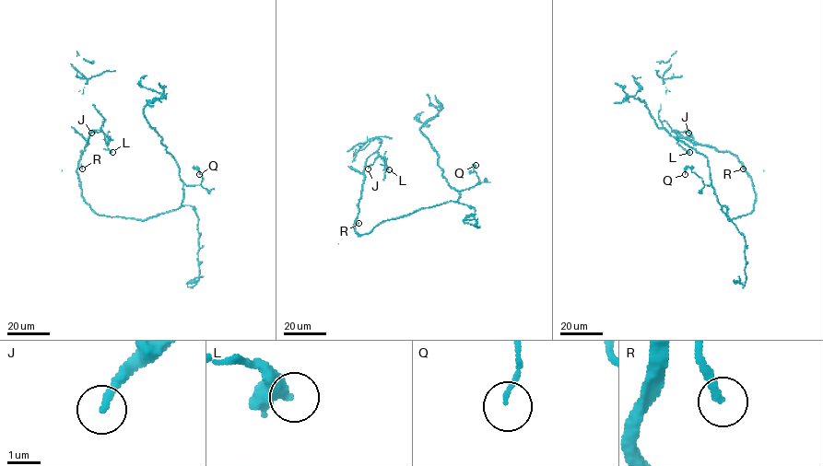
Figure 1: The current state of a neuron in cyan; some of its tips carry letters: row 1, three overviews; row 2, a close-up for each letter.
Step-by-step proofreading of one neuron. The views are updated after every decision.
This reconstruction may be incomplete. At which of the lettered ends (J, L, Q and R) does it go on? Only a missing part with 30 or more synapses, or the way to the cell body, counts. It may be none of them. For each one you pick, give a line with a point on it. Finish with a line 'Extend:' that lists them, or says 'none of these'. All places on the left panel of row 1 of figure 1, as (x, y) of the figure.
Extend: none of these

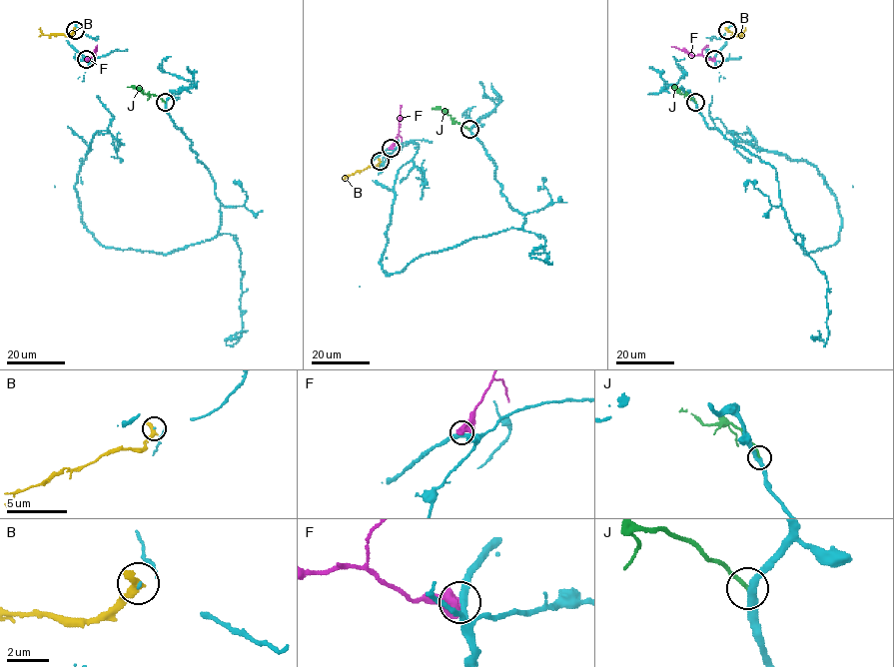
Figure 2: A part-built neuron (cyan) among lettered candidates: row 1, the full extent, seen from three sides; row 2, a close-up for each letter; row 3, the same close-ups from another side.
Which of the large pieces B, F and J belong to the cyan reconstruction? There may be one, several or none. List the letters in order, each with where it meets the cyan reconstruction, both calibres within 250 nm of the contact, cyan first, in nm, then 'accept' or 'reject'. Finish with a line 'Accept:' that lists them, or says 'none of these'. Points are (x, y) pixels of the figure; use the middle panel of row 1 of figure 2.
B: (380, 161) | 70/480 nm | reject
F: (391, 148) | 280/750 nm | reject
J: (469, 129) | 320/200 nm | accept
Accept: J

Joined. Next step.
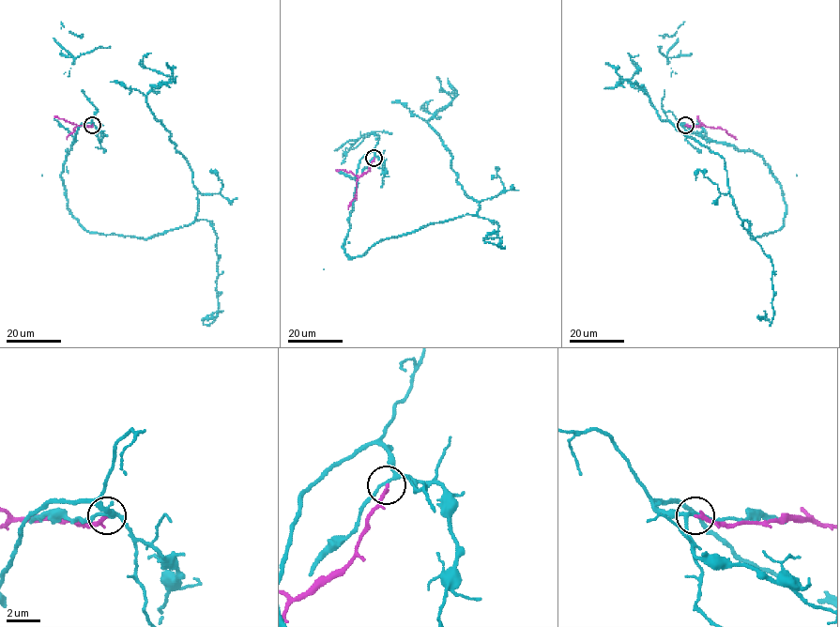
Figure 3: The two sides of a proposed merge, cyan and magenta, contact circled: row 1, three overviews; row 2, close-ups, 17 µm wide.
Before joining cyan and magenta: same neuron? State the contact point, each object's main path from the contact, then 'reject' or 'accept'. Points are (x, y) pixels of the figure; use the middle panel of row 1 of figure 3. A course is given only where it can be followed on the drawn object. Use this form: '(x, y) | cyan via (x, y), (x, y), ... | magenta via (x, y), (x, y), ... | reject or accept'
(374, 158) | cyan via (374, 159), (358, 168), (349, 258), (475, 215), (428, 123), (451, 104), (429, 111) | magenta via (374, 159), (369, 169), (358, 179), (356, 196), (348, 208) | reject

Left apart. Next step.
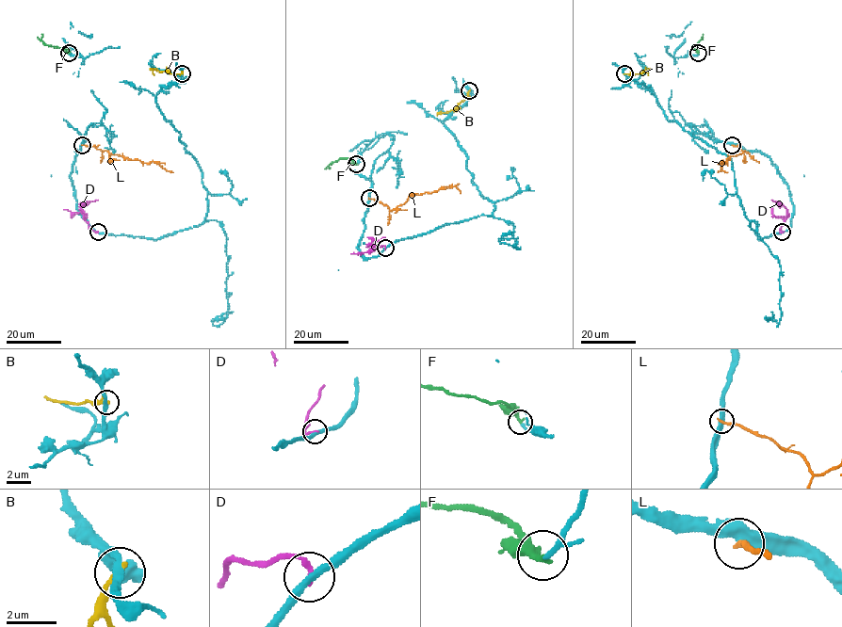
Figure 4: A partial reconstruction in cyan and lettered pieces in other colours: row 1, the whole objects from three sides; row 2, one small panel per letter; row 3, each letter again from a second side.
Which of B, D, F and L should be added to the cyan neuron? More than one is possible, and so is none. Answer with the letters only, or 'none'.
F

